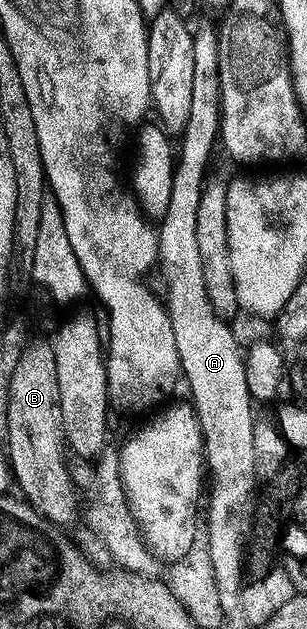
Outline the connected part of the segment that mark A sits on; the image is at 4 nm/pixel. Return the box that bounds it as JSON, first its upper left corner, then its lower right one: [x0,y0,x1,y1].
[158,20,256,611]

